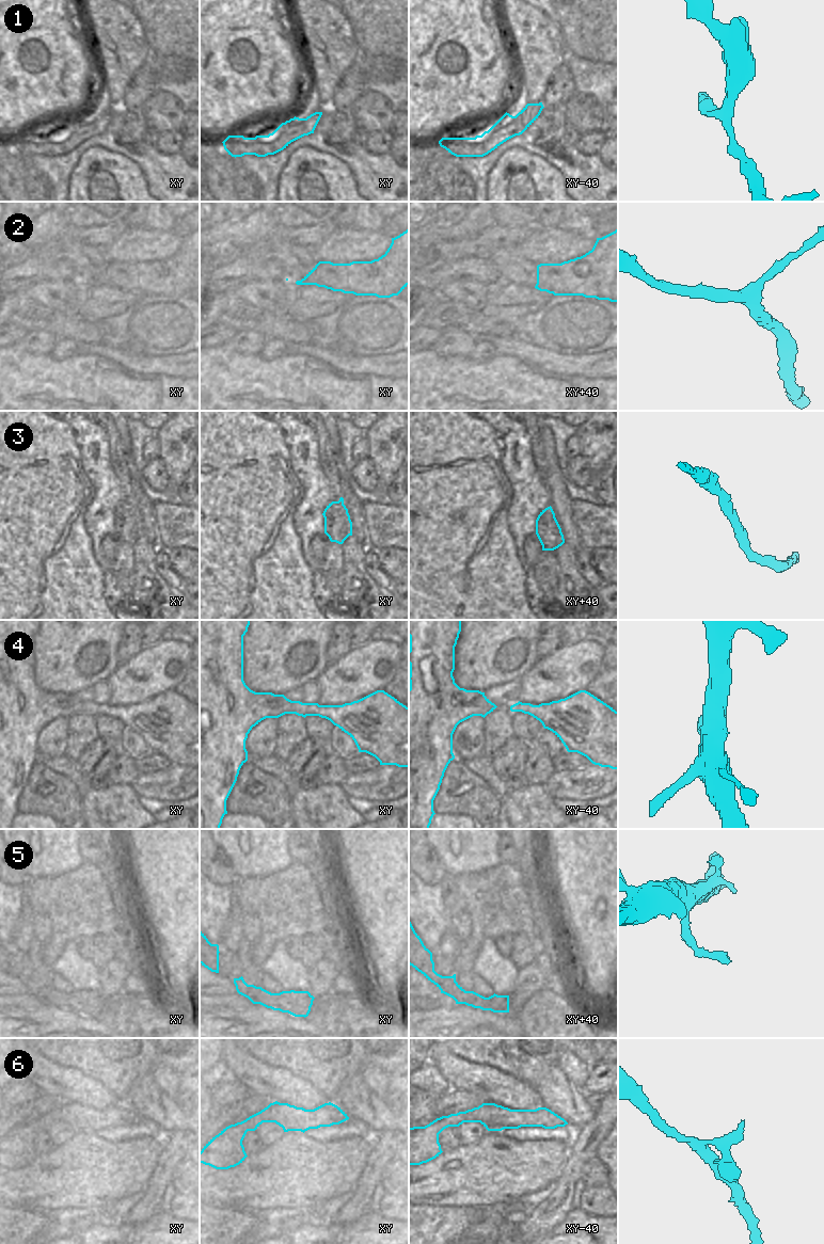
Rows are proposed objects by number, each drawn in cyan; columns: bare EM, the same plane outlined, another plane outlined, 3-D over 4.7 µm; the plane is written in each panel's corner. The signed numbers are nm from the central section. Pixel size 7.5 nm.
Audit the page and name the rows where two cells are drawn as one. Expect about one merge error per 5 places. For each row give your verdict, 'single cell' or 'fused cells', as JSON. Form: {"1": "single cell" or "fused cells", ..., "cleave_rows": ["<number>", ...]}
{"1": "single cell", "2": "single cell", "3": "single cell", "4": "single cell", "5": "single cell", "6": "single cell", "cleave_rows": []}

